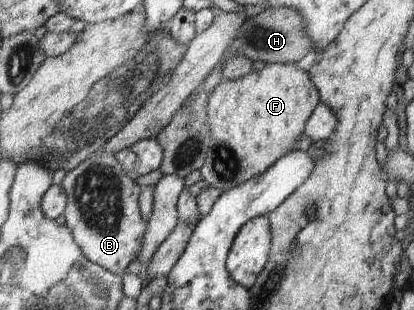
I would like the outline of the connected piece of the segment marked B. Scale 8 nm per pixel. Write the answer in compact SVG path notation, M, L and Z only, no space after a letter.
M103 150L91 154L82 164L68 171L60 186L67 194L67 205L63 212L65 225L82 254L111 273L122 275L124 268L139 255L147 227L138 207L142 188L124 173L114 155Z

